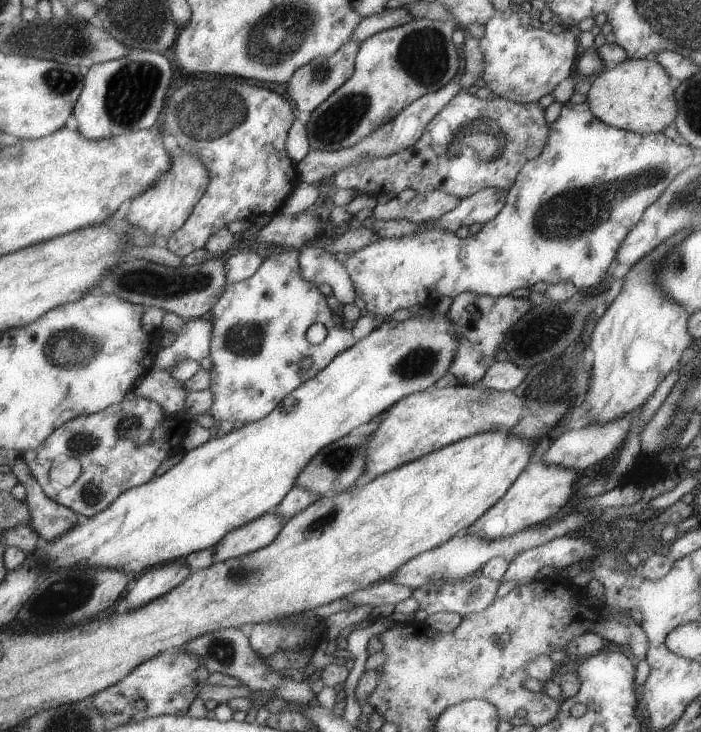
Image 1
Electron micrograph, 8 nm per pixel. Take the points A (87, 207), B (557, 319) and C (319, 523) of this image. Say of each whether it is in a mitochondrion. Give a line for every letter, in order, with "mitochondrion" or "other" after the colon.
A: other
B: mitochondrion
C: mitochondrion

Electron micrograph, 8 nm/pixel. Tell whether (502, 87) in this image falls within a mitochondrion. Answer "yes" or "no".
no

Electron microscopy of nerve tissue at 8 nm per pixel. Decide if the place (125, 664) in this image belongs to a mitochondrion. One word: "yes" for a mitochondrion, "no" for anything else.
no

